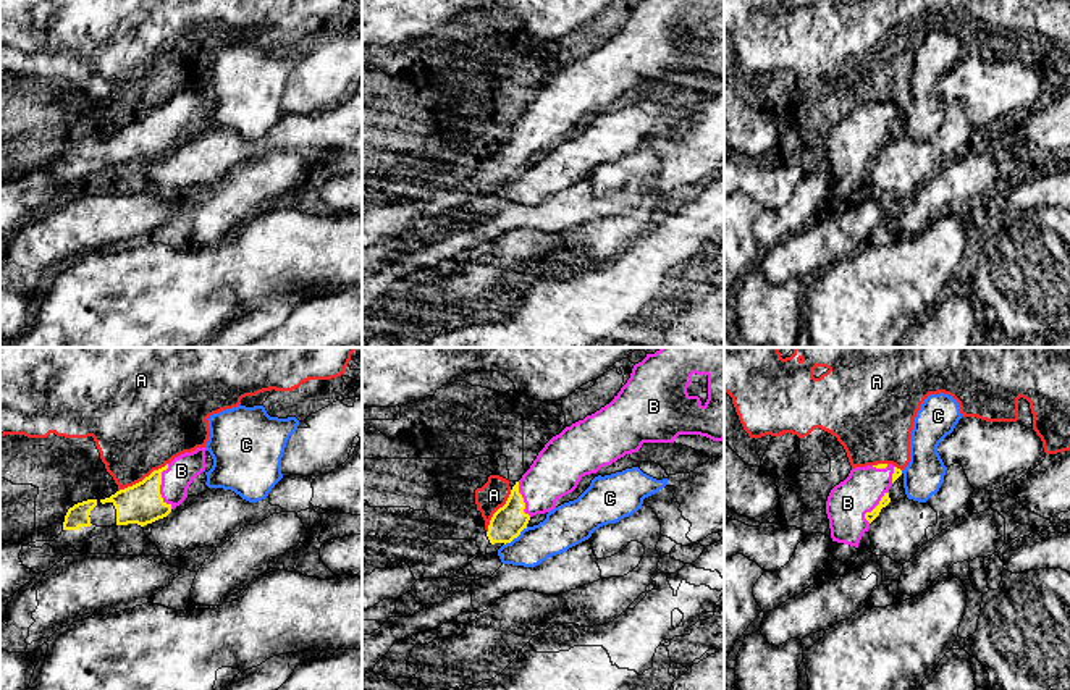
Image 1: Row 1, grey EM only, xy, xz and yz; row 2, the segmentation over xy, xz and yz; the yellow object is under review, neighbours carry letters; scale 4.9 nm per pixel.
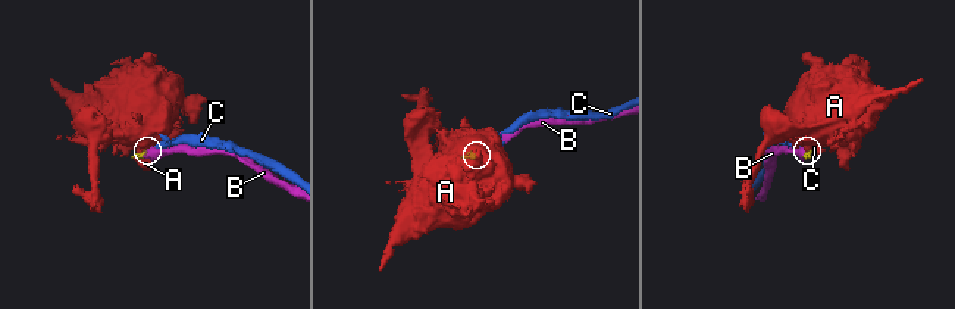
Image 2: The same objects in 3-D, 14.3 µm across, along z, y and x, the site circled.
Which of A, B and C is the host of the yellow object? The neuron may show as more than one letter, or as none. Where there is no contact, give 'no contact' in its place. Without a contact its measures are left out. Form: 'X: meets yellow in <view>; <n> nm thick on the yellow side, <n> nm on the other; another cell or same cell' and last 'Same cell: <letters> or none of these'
A: meets yellow in xy; 200 nm thick on the yellow side, 440 nm on the other; another cell
B: meets yellow in xy; 200 nm thick on the yellow side, 150 nm on the other; same cell
C: meets yellow in xz; 160 nm thick on the yellow side, 200 nm on the other; another cell
Same cell: B

